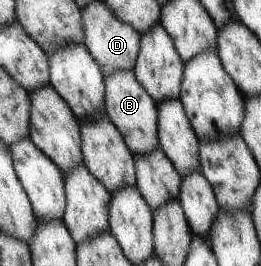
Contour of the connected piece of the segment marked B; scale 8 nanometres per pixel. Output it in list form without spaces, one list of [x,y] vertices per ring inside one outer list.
[[[118,71],[104,76],[106,84],[106,112],[114,125],[121,131],[126,145],[134,155],[146,155],[161,148],[158,126],[158,103],[151,98],[146,87],[137,79],[134,71]]]

